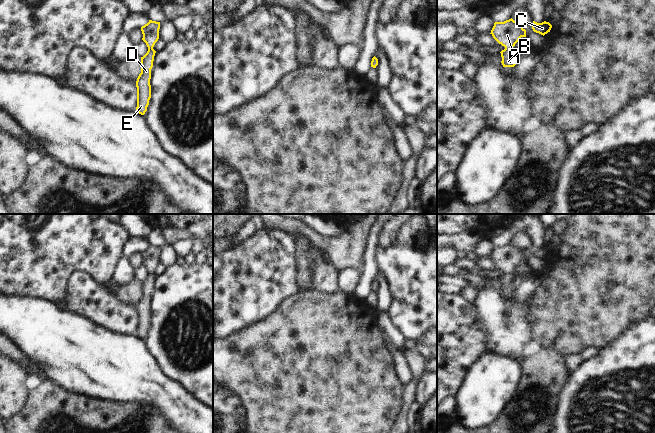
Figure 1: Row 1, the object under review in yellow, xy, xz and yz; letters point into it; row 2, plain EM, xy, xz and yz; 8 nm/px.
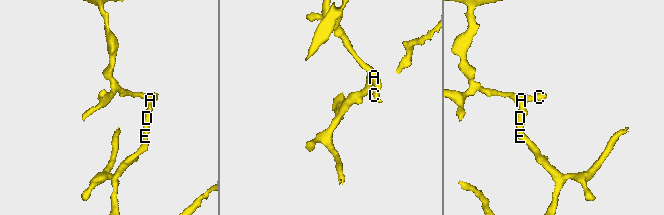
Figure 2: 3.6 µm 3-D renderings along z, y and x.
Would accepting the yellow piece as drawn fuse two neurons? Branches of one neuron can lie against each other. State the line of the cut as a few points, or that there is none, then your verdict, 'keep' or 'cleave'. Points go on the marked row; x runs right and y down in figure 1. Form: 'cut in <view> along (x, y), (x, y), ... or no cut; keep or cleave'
no cut; keep

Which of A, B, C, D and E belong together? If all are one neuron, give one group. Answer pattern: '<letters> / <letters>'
A B C D E

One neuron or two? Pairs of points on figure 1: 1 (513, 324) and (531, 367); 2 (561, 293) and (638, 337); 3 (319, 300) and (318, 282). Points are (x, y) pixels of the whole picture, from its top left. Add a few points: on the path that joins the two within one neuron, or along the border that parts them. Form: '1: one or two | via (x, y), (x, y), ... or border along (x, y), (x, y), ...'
1: two | border along (524, 356), (520, 360)
2: two | border along (644, 317), (632, 320), (618, 335), (606, 344)
3: two | border along (310, 288), (325, 293), (334, 293), (339, 290)

